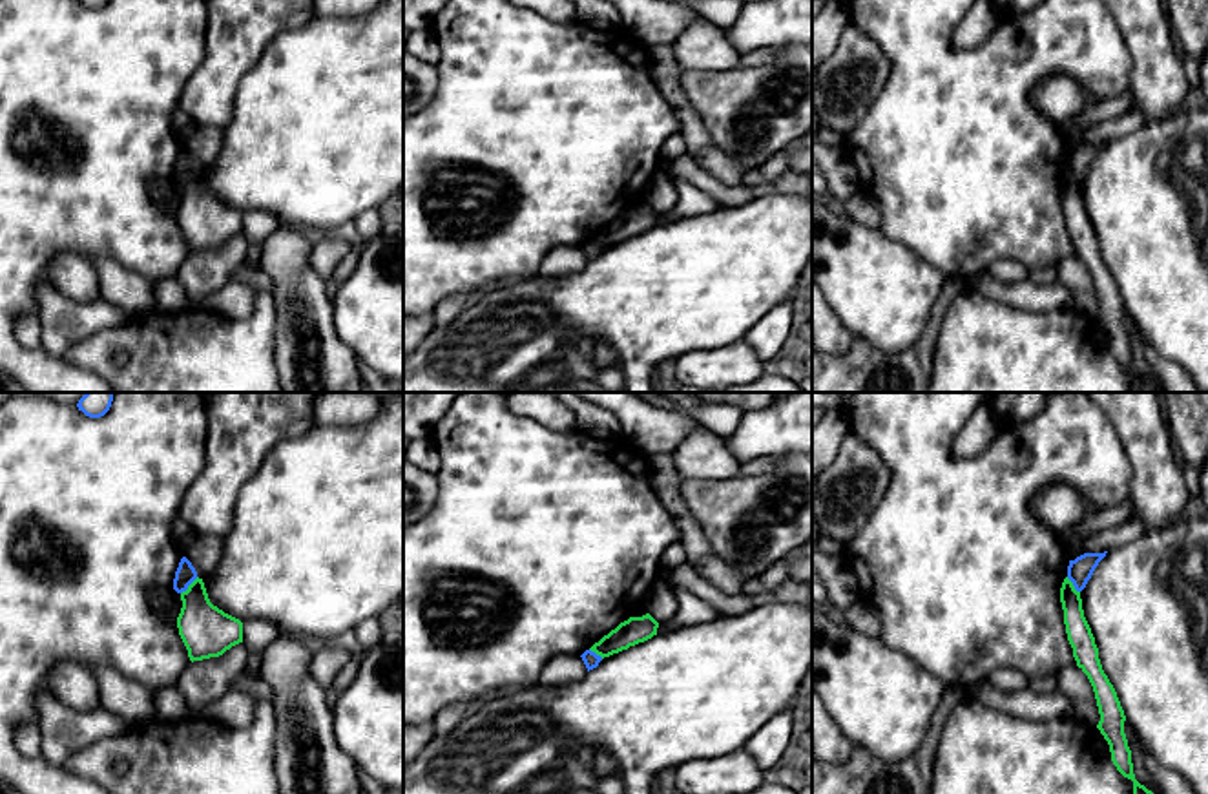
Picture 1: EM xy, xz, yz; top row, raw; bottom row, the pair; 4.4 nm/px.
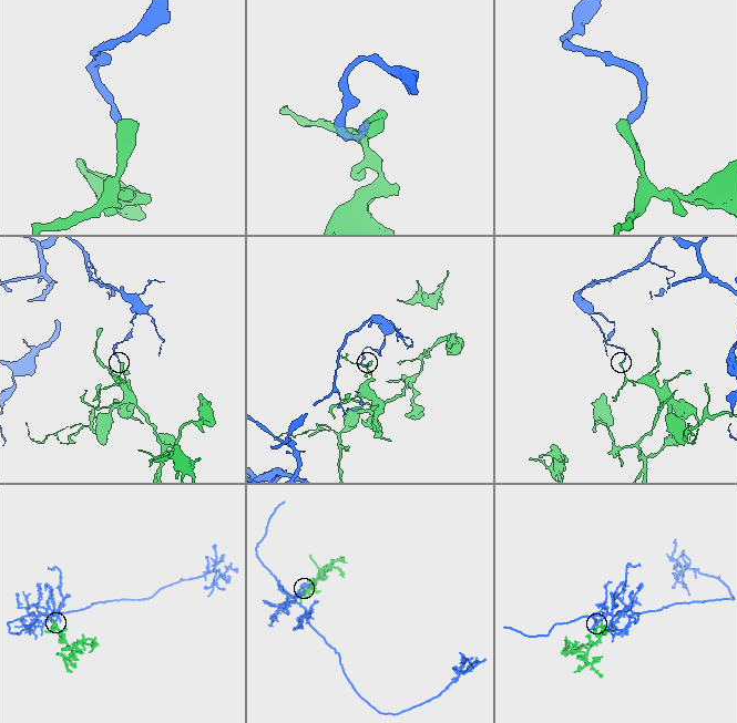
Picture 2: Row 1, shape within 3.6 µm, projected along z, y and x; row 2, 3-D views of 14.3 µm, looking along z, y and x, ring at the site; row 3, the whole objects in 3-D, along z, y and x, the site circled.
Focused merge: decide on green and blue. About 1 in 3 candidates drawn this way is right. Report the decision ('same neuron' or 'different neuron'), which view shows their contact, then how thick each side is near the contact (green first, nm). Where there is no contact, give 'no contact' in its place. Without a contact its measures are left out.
different neuron; contact in xy; calibres 220 and 90 nm

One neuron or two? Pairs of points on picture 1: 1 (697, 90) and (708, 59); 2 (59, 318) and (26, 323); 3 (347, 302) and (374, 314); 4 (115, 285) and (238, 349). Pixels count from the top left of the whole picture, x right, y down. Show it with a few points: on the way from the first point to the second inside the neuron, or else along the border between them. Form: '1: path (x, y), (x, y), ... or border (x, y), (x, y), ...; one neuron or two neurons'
1: border (739, 64), (728, 70), (685, 70); two neurons
2: border (35, 314), (41, 325), (41, 347); two neurons
3: path (354, 302), (367, 307); one neuron
4: border (152, 309), (130, 316); two neurons

